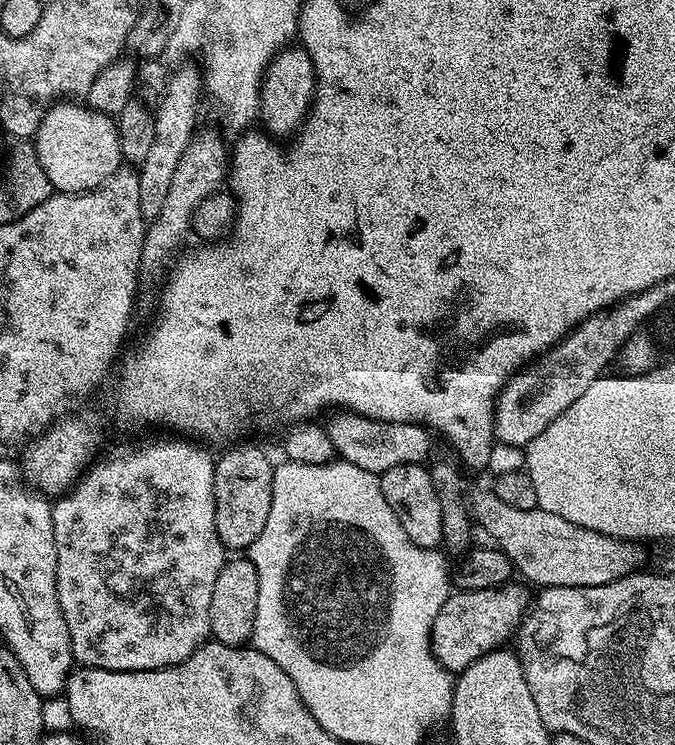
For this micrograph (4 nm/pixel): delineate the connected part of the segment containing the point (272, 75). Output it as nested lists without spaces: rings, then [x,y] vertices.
[[[289,46],[277,52],[276,57],[268,64],[268,69],[264,72],[264,80],[260,83],[258,116],[261,121],[264,119],[263,131],[276,138],[288,135],[291,137],[293,134],[299,133],[304,119],[308,117],[314,97],[316,97],[316,71],[307,50],[303,46]]]

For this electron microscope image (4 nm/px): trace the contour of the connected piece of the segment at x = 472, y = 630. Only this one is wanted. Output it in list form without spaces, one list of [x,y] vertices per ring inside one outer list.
[[[509,582],[498,588],[453,591],[446,598],[432,627],[432,652],[447,672],[459,674],[478,662],[488,652],[495,652],[520,627],[529,607],[529,589],[523,583]]]

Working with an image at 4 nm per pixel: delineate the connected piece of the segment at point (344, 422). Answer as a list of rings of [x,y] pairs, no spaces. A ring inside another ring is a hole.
[[[347,410],[333,411],[328,418],[326,427],[333,453],[341,460],[359,466],[361,470],[370,470],[379,474],[391,470],[394,466],[424,464],[428,460],[426,458],[432,444],[428,441],[429,429],[423,424],[382,422]]]

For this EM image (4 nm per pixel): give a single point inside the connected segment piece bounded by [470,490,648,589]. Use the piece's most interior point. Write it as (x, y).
(547, 550)

